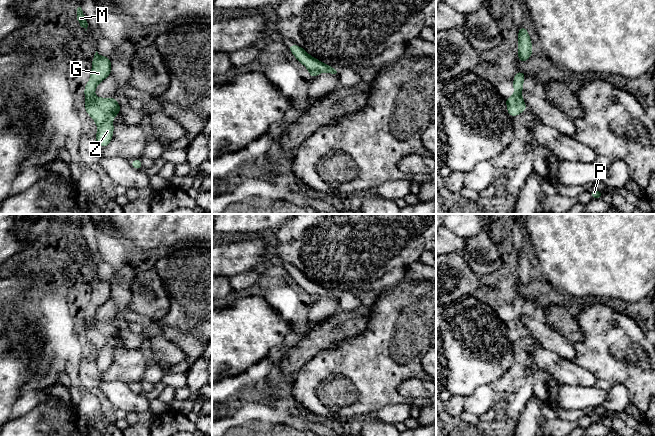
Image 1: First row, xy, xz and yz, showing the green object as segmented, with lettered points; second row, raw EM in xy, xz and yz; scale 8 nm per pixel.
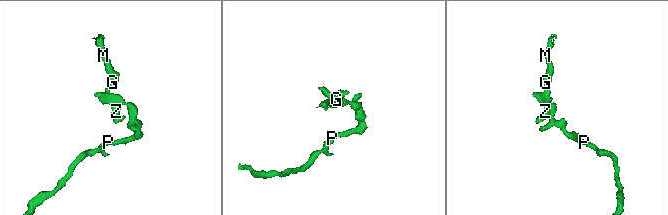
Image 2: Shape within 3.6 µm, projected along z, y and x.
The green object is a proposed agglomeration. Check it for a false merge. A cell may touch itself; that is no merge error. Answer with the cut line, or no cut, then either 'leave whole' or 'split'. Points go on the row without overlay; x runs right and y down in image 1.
cut none; leave whole

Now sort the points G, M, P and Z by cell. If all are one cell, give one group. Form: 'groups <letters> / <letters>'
groups G M P Z

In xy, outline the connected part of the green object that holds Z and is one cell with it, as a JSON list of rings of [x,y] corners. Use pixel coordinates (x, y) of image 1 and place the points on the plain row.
[[[96,275],[92,284],[90,304],[84,311],[85,335],[97,348],[98,356],[95,363],[101,372],[108,370],[111,366],[114,355],[112,343],[122,335],[114,321],[94,320],[97,309],[111,298],[111,287],[109,280],[100,280]]]

